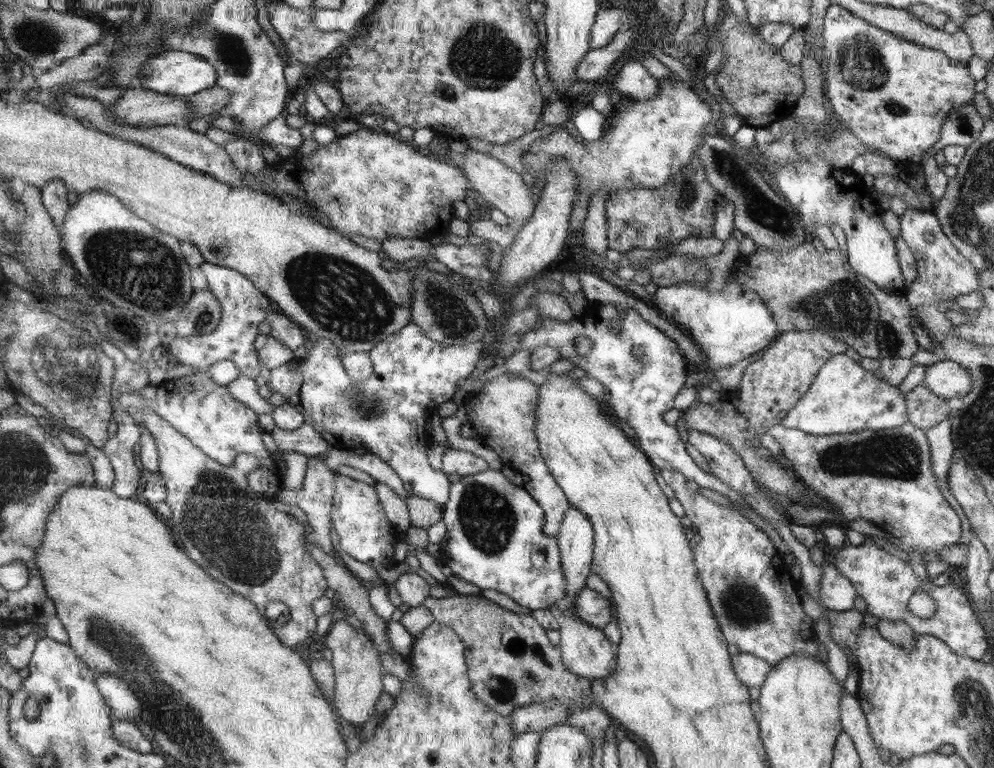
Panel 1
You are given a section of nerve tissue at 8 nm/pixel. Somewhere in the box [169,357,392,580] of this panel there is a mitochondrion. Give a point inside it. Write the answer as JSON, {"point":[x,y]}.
{"point":[364,404]}

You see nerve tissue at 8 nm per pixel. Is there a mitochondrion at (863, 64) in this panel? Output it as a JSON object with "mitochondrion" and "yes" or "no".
{"mitochondrion":"yes"}

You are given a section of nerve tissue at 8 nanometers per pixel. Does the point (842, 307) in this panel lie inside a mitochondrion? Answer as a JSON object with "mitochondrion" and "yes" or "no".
{"mitochondrion":"yes"}

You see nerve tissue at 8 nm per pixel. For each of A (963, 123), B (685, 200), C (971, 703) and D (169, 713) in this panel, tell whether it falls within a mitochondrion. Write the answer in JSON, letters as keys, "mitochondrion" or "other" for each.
{"A":"mitochondrion","B":"mitochondrion","C":"mitochondrion","D":"mitochondrion"}

